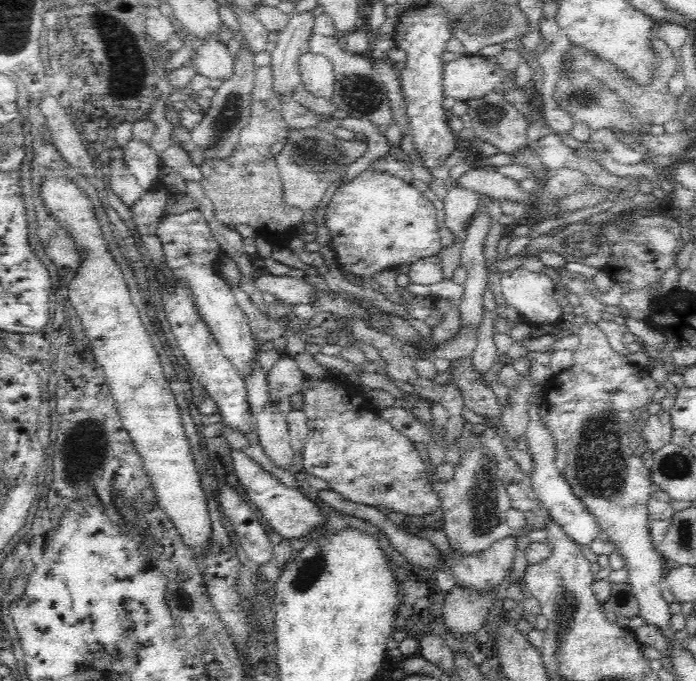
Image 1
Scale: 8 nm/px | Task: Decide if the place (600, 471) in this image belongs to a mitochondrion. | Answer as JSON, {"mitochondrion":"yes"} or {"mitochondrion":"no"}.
{"mitochondrion":"yes"}

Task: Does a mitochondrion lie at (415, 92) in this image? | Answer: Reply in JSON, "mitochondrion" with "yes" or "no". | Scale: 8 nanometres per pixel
{"mitochondrion":"no"}

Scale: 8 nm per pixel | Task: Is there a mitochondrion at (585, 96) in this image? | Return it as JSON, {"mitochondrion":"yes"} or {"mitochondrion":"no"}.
{"mitochondrion":"yes"}

